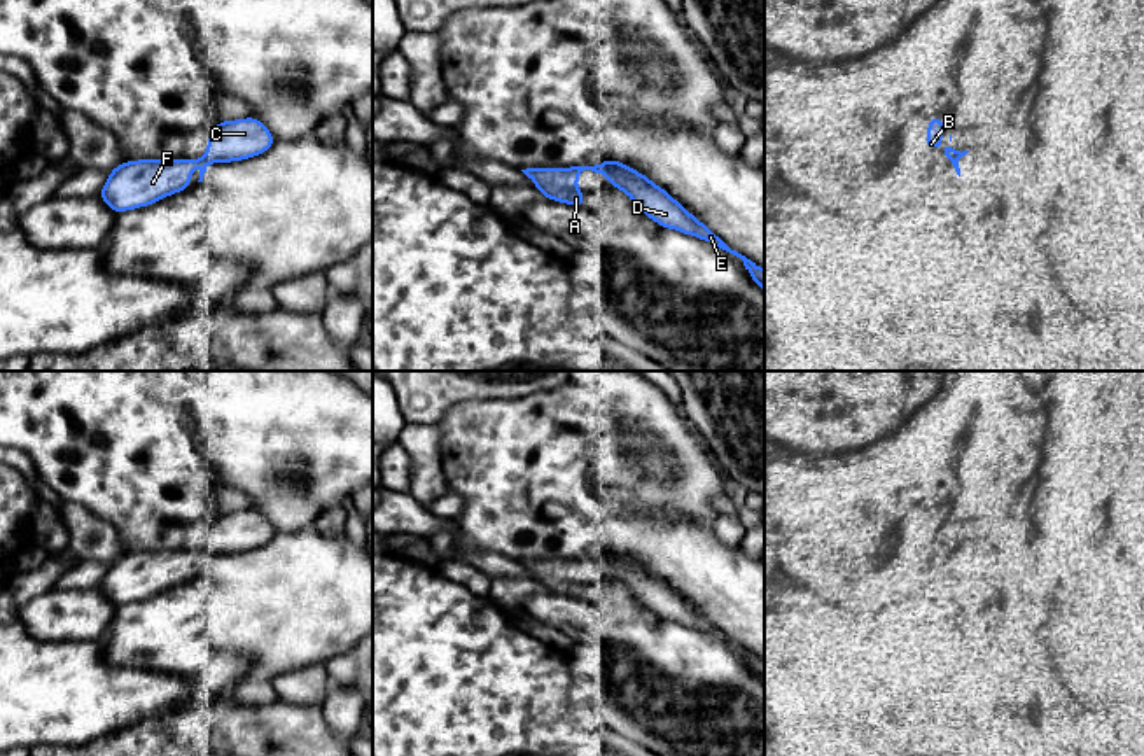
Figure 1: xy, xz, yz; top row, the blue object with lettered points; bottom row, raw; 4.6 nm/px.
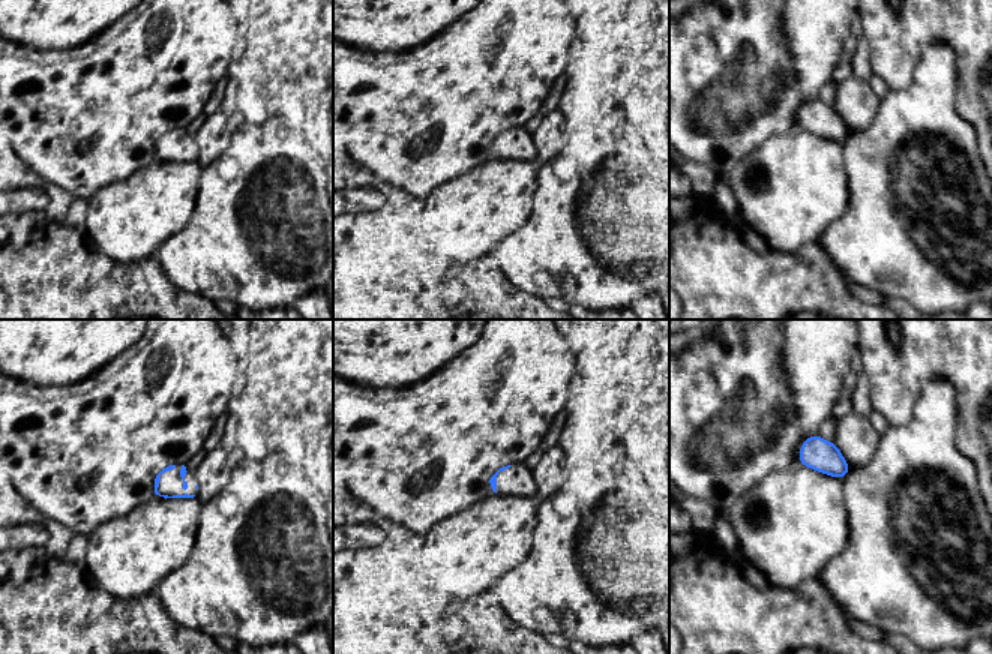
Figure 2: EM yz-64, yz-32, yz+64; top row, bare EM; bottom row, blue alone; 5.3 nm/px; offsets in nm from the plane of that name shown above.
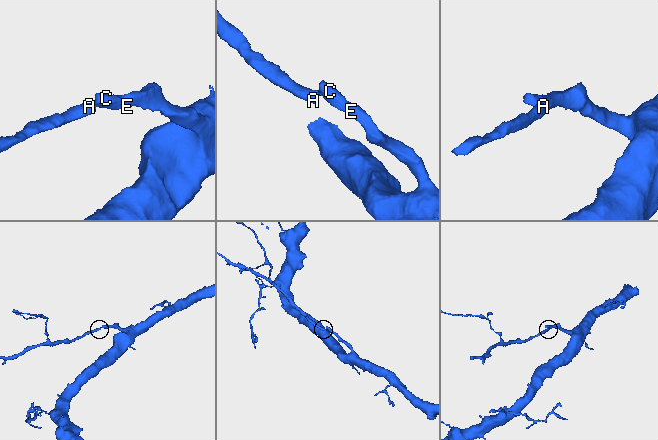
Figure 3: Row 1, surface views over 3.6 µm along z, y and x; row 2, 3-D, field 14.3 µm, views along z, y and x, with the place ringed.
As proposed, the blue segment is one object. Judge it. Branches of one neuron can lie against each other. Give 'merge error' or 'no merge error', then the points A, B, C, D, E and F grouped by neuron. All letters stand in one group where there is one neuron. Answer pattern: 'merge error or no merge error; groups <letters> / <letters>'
no merge error; groups A B C D E F

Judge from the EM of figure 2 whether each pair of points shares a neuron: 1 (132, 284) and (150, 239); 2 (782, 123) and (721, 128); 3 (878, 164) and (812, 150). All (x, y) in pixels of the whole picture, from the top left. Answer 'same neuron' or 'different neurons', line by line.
1: different neurons
2: same neuron
3: different neurons

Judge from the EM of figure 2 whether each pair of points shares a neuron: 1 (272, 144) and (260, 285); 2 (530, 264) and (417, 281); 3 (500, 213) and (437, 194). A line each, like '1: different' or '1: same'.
1: same
2: different
3: same

